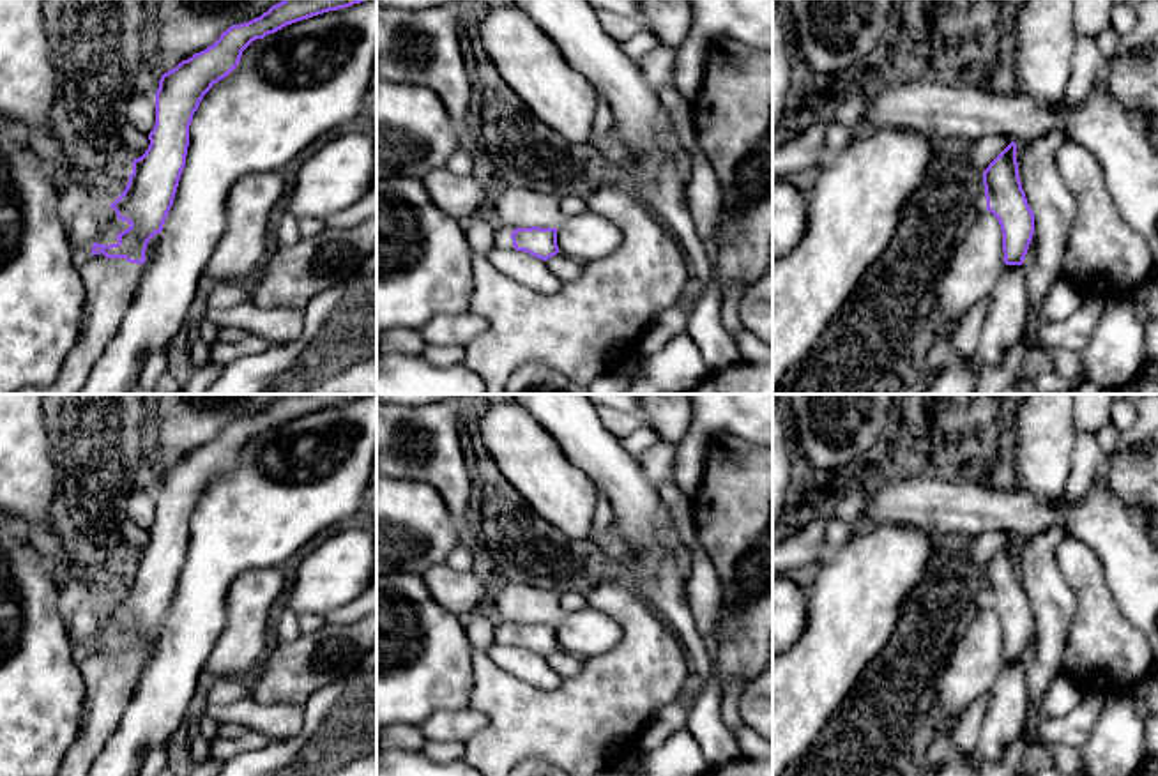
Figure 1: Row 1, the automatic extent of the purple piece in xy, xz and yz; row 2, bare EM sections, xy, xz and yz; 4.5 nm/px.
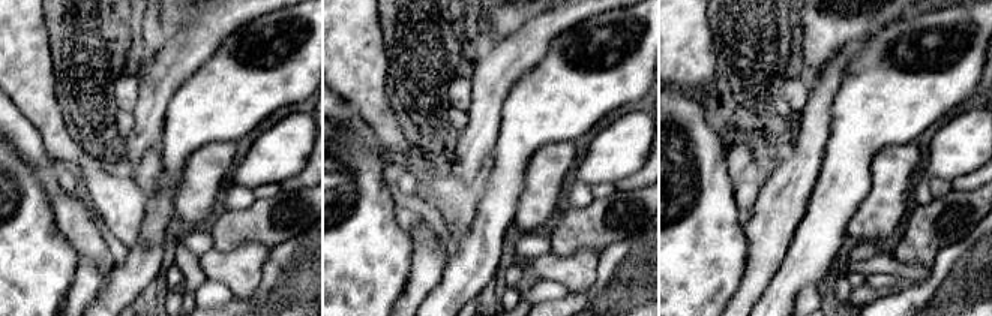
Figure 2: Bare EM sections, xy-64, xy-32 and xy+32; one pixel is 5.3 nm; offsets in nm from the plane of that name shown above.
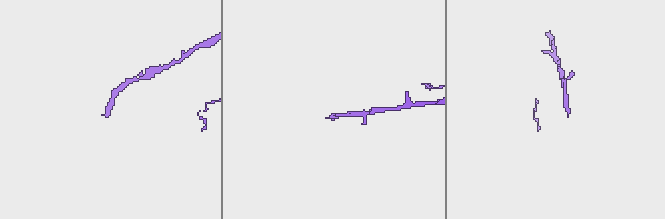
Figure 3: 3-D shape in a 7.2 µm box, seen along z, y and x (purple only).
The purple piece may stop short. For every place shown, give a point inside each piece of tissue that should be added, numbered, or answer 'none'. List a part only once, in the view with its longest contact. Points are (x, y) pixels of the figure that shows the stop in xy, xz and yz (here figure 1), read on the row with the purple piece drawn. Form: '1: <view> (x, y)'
1: xy (110, 285)

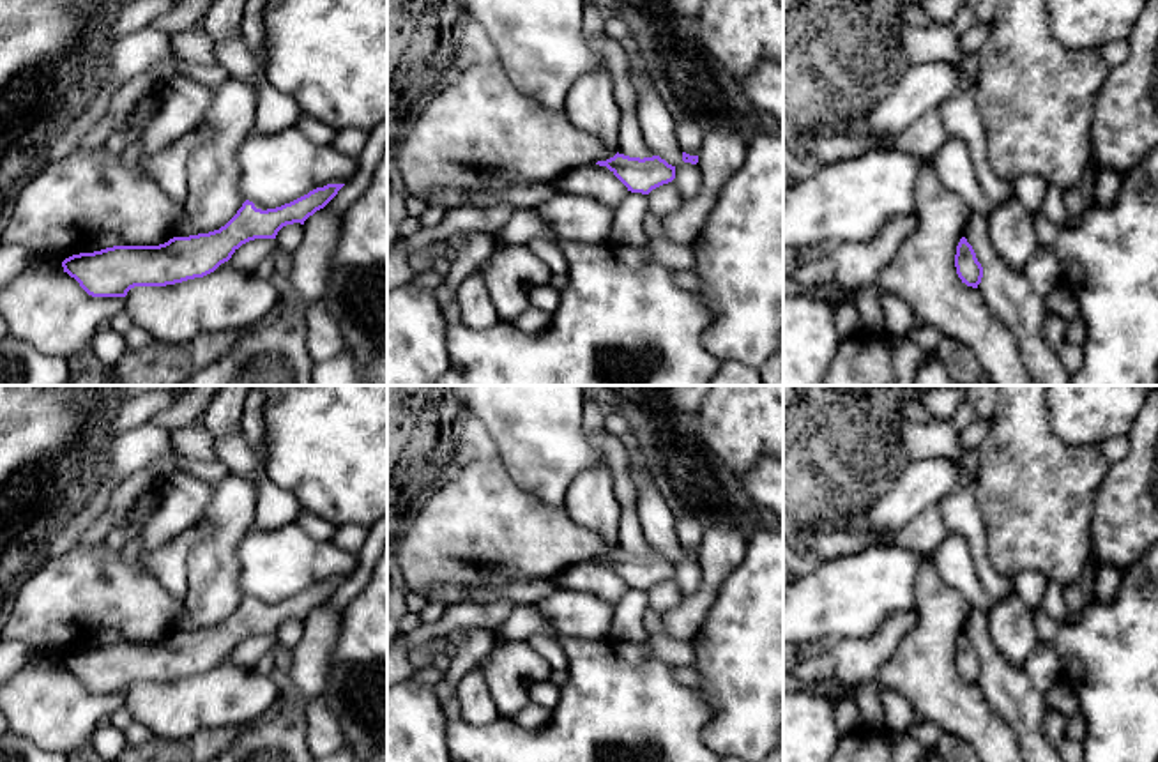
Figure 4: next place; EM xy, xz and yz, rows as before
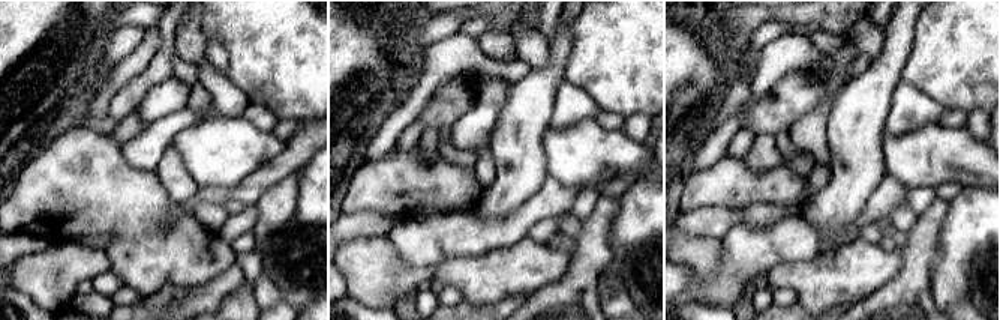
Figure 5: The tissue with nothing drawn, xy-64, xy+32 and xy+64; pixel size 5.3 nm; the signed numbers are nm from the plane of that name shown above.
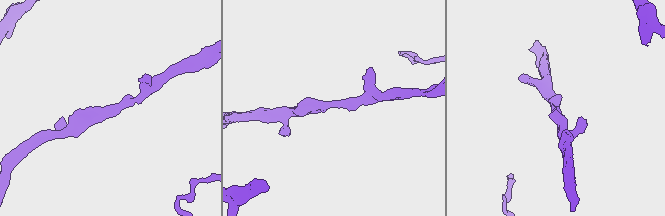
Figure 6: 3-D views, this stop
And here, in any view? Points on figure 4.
none

